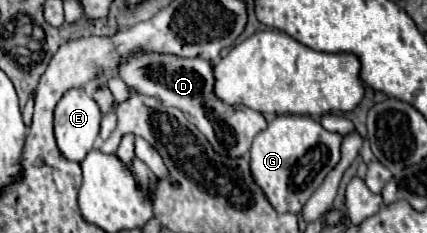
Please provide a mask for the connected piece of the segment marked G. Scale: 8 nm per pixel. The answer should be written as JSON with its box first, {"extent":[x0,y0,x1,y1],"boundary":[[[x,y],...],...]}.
{"extent":[250,114,342,214],"boundary":[[[296,114],[276,116],[268,122],[268,128],[254,138],[250,168],[256,184],[264,190],[266,198],[278,212],[298,214],[304,208],[324,178],[338,166],[342,138],[342,134],[328,132],[310,116]]]}

